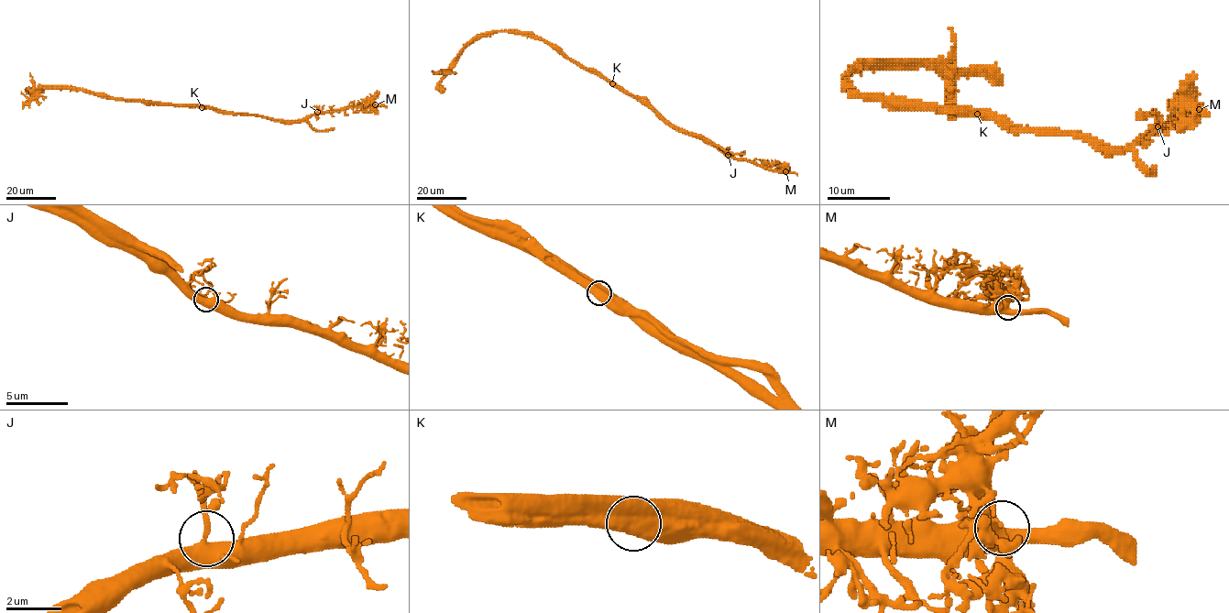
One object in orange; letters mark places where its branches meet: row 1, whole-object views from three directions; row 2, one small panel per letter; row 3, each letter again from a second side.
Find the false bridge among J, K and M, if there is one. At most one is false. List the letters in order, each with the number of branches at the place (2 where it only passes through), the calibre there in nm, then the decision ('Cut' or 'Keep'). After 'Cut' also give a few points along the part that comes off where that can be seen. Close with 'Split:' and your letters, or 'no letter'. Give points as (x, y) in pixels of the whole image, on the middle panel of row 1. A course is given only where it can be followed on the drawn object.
J: Branches: 3. Thickness 360 nm. Keep
K: Branches: 2. Thickness 900 nm. Cut. Course of the part to remove: (611, 83), (541, 38), (526, 32), (499, 30), (481, 35), (463, 50), (440, 83), (443, 93)
M: Branches: 3. Thickness 600 nm. Keep
Split: K

